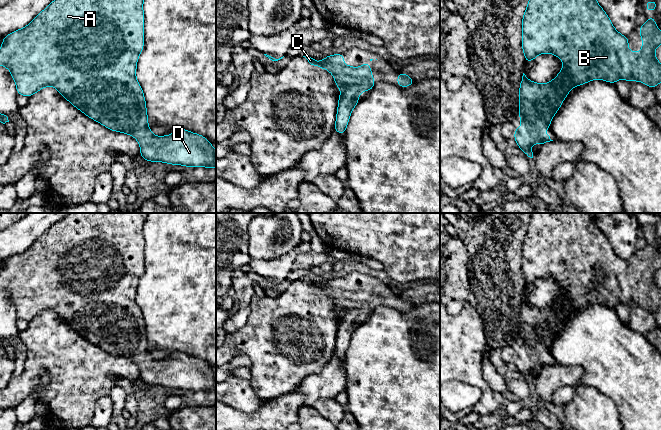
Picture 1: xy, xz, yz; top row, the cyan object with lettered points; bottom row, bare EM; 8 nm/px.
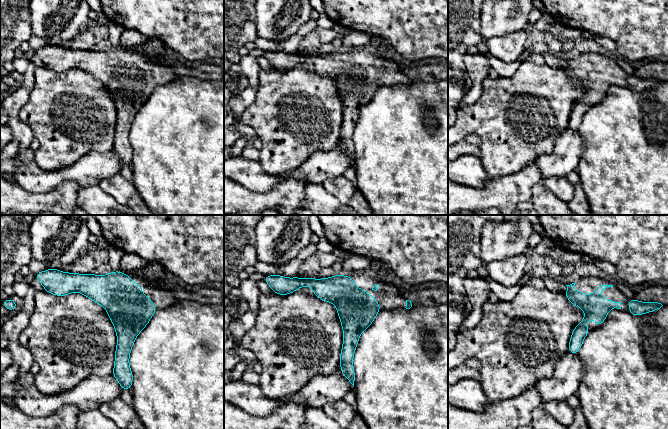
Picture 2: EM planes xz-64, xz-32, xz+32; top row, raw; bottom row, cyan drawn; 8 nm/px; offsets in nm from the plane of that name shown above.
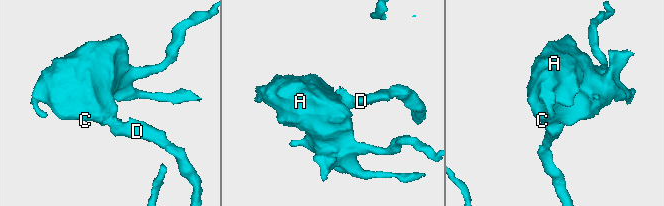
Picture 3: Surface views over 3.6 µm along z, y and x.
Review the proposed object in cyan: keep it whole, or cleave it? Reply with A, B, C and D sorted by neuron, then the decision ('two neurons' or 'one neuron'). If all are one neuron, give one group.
groups A B C D; one neuron

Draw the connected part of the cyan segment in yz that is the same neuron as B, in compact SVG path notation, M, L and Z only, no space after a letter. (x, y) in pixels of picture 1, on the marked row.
M528 0L522 17L522 50L525 63L532 62L536 56L551 53L563 61L561 72L545 84L530 81L523 73L518 93L518 115L521 128L514 129L514 140L518 148L533 158L531 145L553 141L543 130L550 130L550 123L562 106L566 96L575 86L581 86L594 79L616 84L619 79L639 81L654 89L661 83L661 64L655 49L661 45L661 31L653 16L638 28L642 39L642 51L631 52L629 39L613 26L609 16L597 0Z

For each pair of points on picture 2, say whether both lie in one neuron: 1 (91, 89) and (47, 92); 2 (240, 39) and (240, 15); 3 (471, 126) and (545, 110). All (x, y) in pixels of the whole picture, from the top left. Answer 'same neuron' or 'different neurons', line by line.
1: same neuron
2: same neuron
3: same neuron

